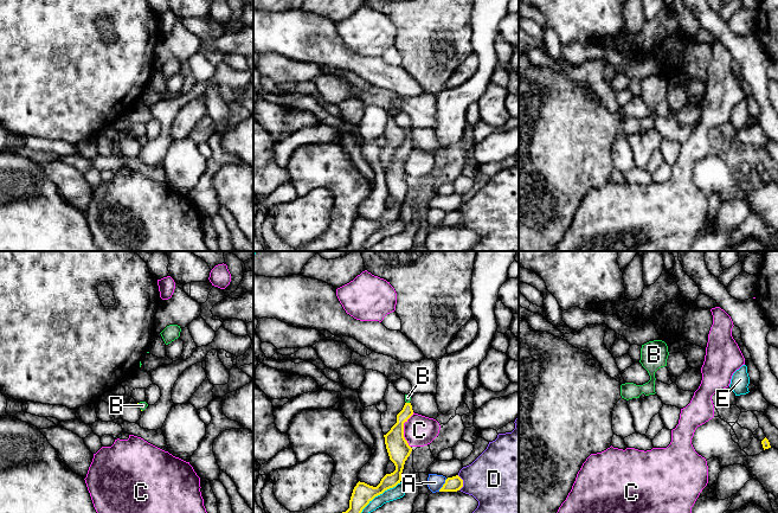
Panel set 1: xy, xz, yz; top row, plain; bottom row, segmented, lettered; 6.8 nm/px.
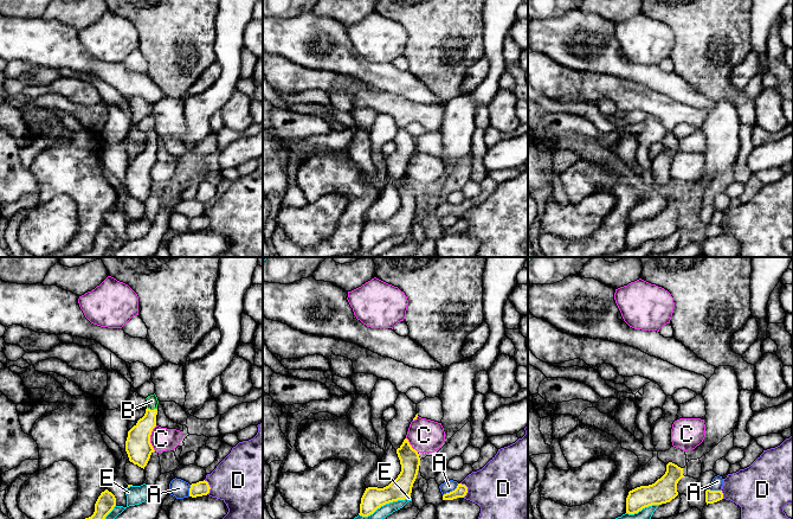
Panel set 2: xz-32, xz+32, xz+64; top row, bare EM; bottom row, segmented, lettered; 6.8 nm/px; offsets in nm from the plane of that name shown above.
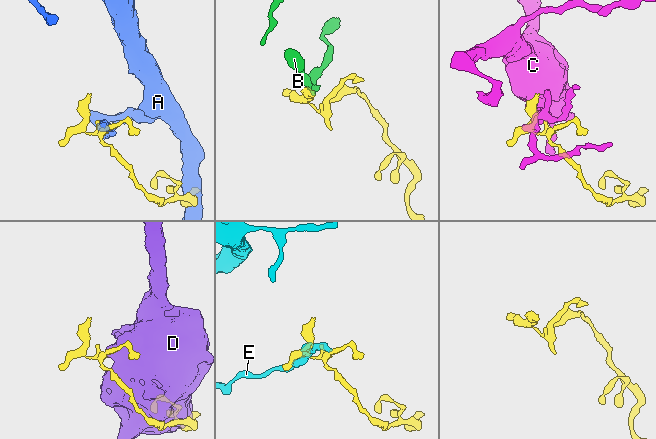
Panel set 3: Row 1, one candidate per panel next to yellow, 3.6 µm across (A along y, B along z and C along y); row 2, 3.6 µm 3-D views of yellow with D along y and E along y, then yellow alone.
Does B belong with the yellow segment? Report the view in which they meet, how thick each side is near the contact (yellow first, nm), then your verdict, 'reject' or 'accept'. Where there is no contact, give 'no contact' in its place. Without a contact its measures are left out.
meets yellow in xz; 120 nm thick on the yellow side, 50 nm on the other; accept

